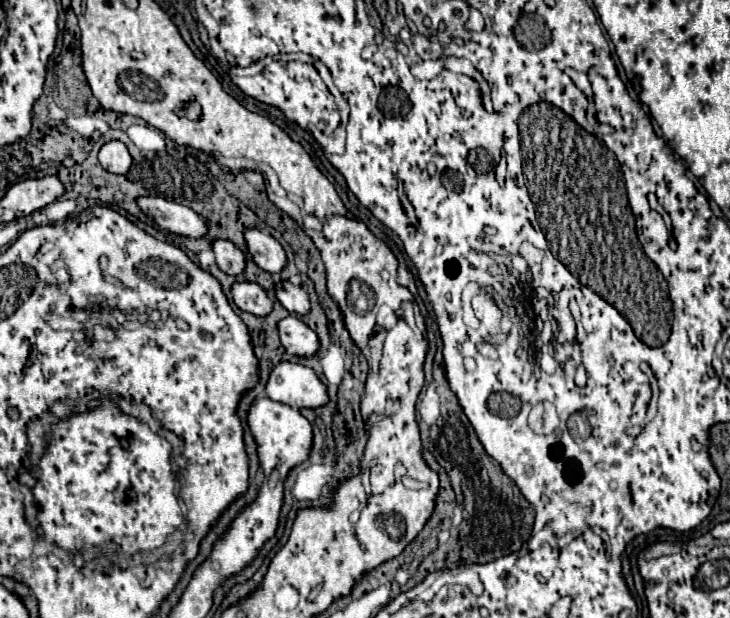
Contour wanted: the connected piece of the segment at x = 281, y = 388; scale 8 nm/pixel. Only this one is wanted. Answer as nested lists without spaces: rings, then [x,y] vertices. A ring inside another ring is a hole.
[[[280,362],[266,384],[266,396],[270,400],[300,408],[320,408],[328,404],[328,388],[318,374],[302,364]]]

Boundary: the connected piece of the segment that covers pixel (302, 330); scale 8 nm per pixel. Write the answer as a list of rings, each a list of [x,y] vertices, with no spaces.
[[[288,316],[278,324],[282,346],[288,354],[294,354],[298,358],[312,358],[320,350],[320,340],[316,332],[302,322],[298,316]]]

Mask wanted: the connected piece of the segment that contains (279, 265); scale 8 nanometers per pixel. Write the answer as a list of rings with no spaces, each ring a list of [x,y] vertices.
[[[250,228],[244,232],[246,236],[246,244],[248,244],[248,252],[252,254],[254,262],[266,270],[266,272],[282,272],[286,266],[286,252],[282,248],[282,244],[278,240],[274,240],[272,236],[262,234],[256,228]]]

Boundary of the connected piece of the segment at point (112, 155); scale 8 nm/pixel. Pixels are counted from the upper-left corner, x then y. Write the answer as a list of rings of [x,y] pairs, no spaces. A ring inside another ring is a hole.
[[[118,140],[106,142],[98,154],[98,160],[112,174],[126,174],[132,166],[132,156],[130,156],[126,144],[118,142]]]

